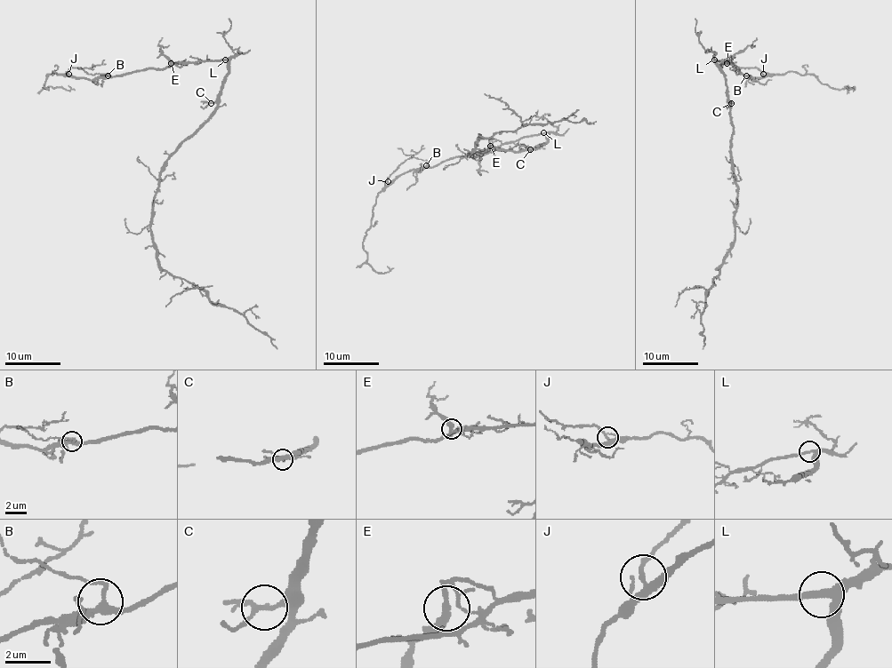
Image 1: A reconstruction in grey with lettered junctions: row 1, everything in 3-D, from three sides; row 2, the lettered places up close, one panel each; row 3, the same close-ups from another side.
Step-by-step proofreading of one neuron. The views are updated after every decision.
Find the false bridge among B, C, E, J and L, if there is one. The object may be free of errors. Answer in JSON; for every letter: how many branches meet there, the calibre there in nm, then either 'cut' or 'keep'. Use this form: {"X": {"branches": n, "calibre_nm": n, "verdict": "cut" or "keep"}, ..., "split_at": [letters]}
{"B": {"branches": 3, "calibre_nm": 280, "verdict": "keep"}, "C": {"branches": 3, "calibre_nm": 180, "verdict": "keep"}, "E": {"branches": 3, "calibre_nm": 240, "verdict": "keep"}, "J": {"branches": 3, "calibre_nm": 220, "verdict": "keep"}, "L": {"branches": 3, "calibre_nm": 260, "verdict": "keep"}, "split_at": []}

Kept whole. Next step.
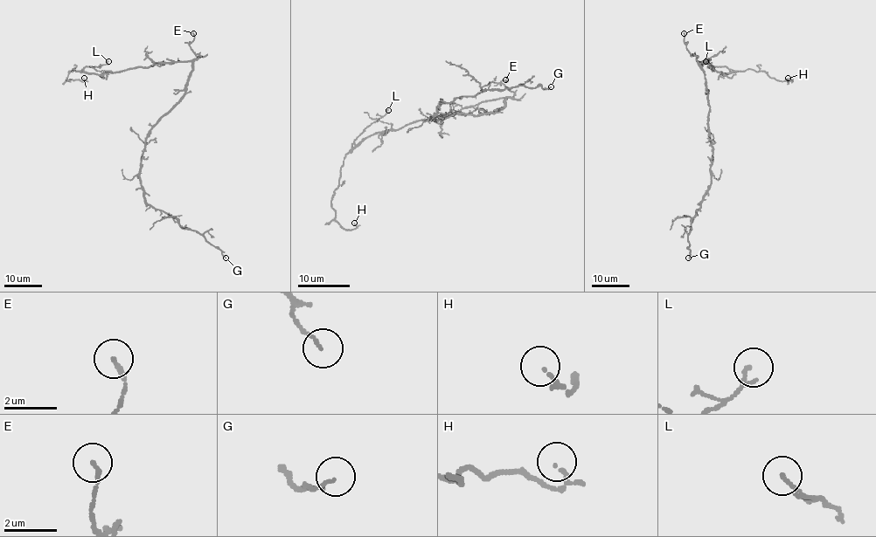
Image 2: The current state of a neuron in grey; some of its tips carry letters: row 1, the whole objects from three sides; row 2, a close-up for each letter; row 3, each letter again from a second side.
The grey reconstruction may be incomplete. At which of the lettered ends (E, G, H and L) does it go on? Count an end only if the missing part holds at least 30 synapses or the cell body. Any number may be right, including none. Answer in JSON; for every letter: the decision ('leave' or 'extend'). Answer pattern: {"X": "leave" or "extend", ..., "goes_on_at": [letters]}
{"E": "leave", "G": "leave", "H": "leave", "L": "leave", "goes_on_at": []}

